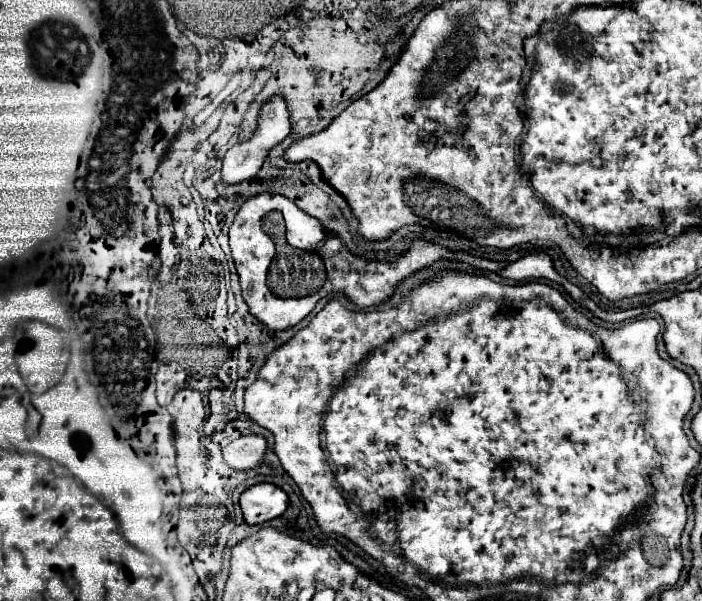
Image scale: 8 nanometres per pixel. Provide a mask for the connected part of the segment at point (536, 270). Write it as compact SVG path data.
M533 253L533 255L525 255L521 259L517 259L515 263L505 263L499 265L497 271L501 277L513 279L513 281L521 281L521 279L549 279L563 286L565 291L571 295L571 298L577 303L582 304L584 297L583 291L572 283L569 283L565 277L561 277L555 269L553 269L553 261L547 253Z

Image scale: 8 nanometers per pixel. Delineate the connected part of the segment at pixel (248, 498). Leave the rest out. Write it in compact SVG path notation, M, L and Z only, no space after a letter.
M257 483L241 495L239 505L243 511L243 519L249 525L261 525L283 515L289 505L289 497L273 483Z

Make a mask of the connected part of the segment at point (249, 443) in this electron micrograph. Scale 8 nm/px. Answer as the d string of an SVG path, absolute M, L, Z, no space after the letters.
M247 435L229 443L223 449L223 457L235 469L251 469L261 463L265 449L267 441L261 435Z

